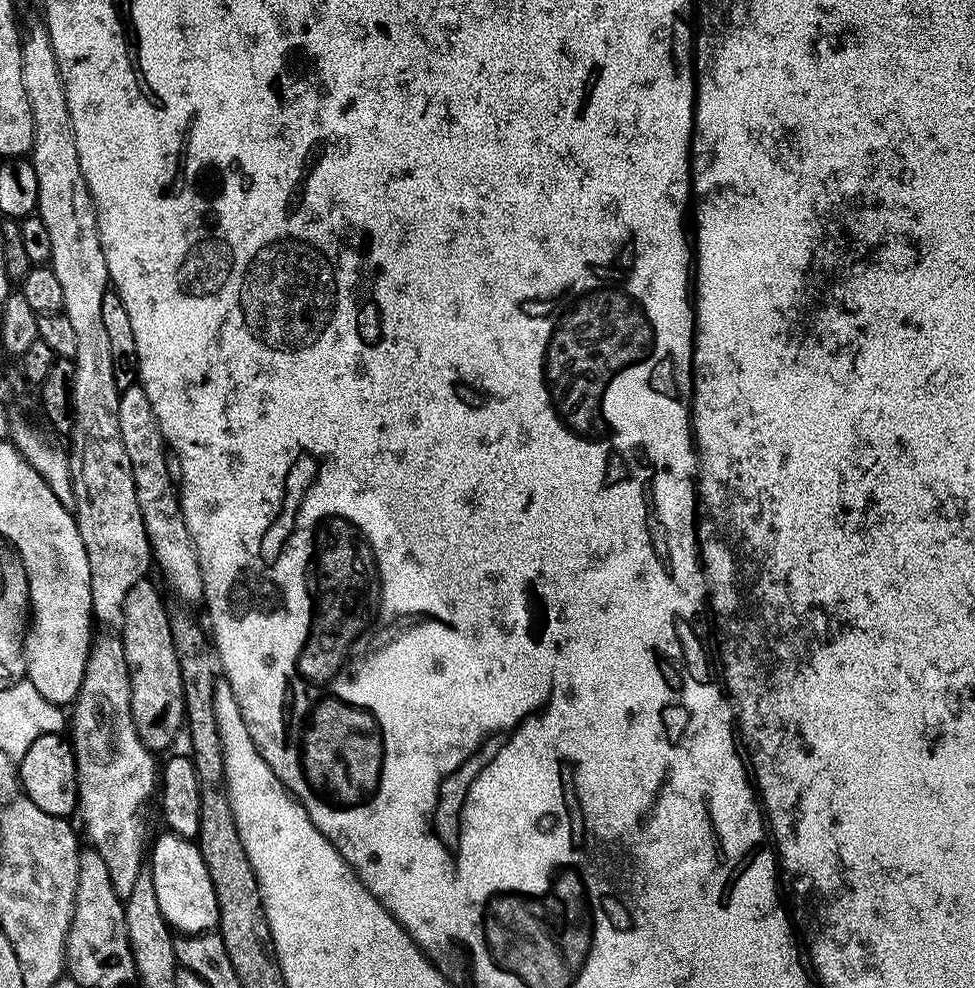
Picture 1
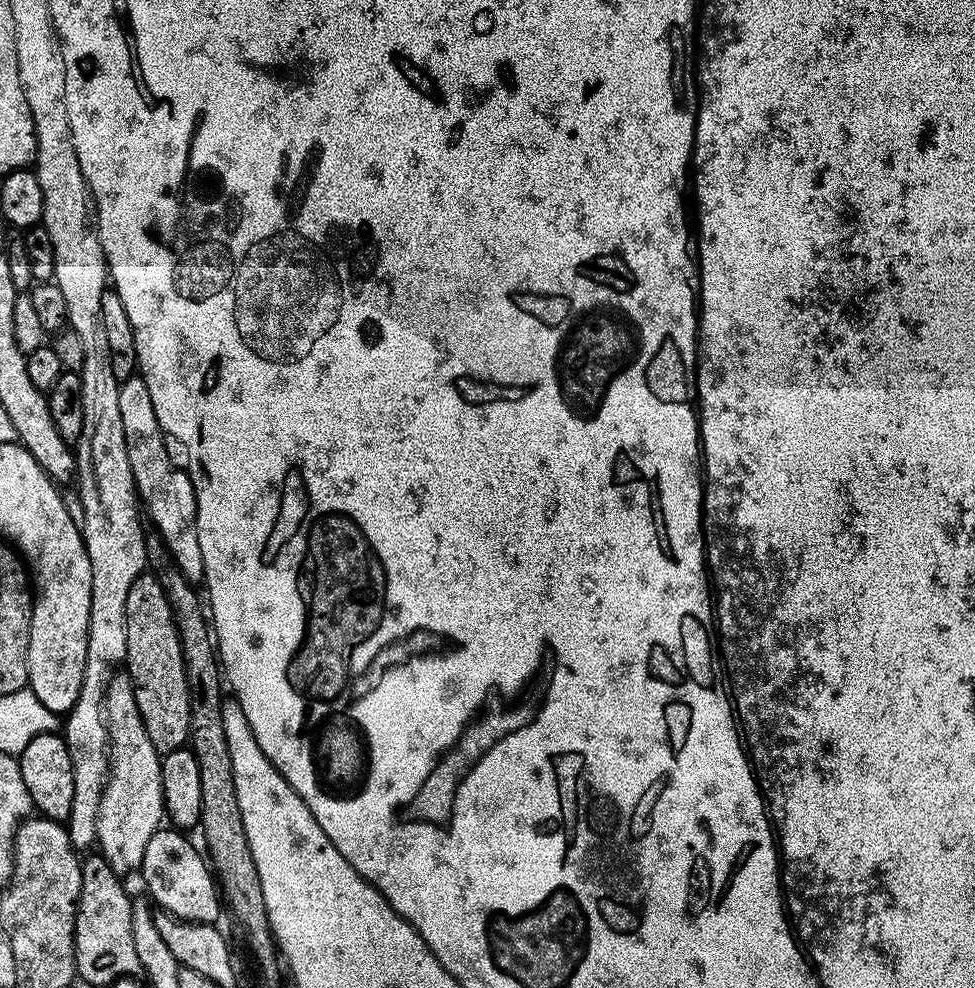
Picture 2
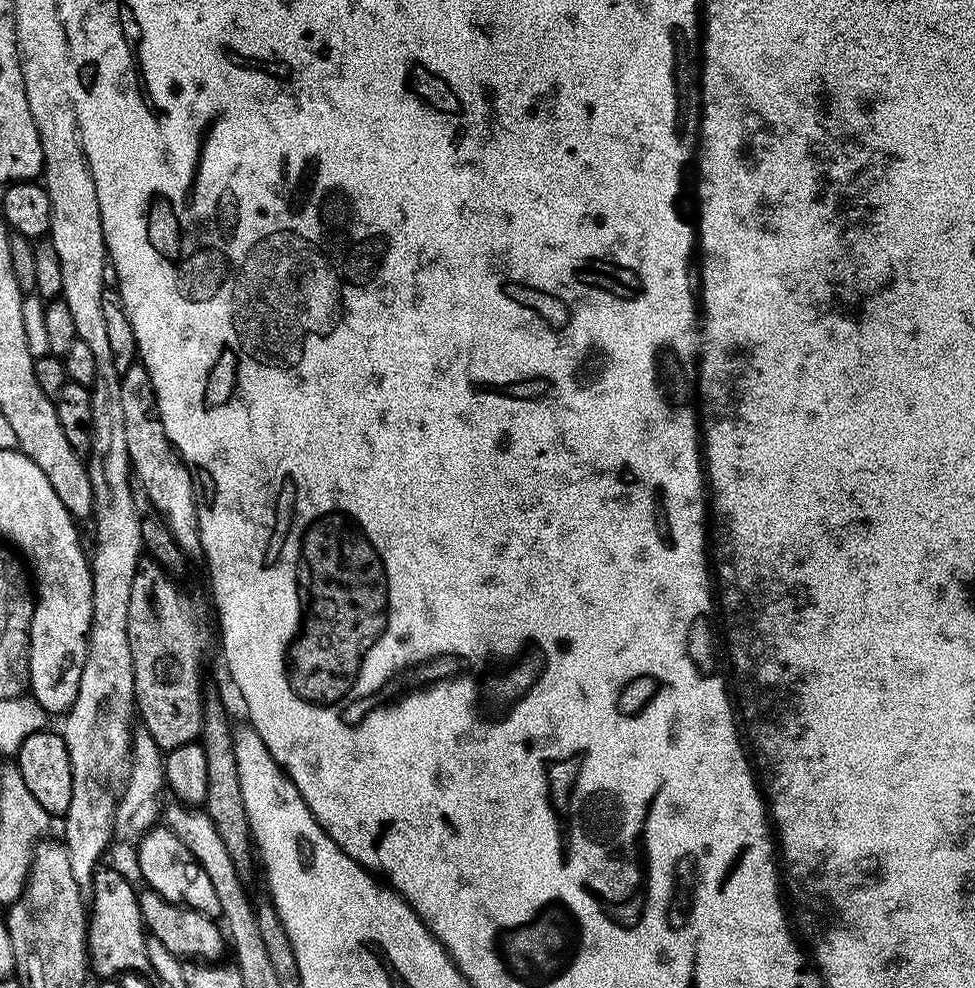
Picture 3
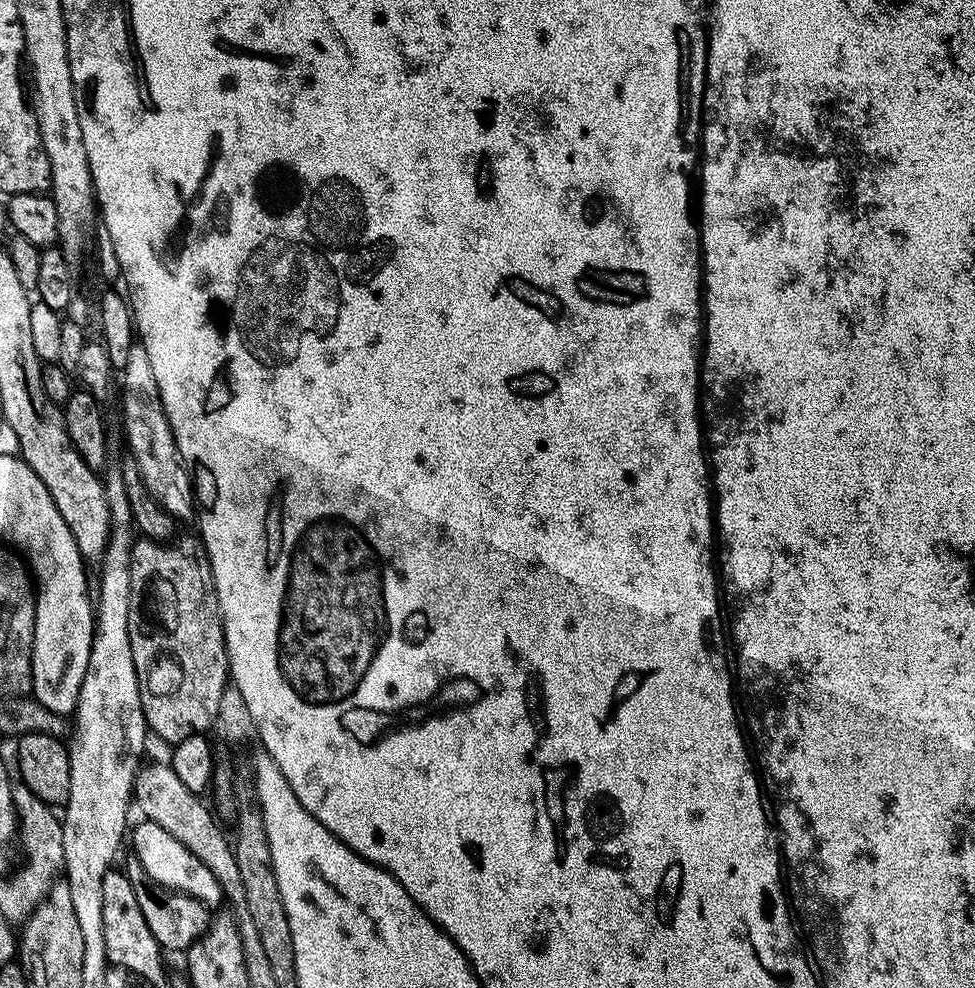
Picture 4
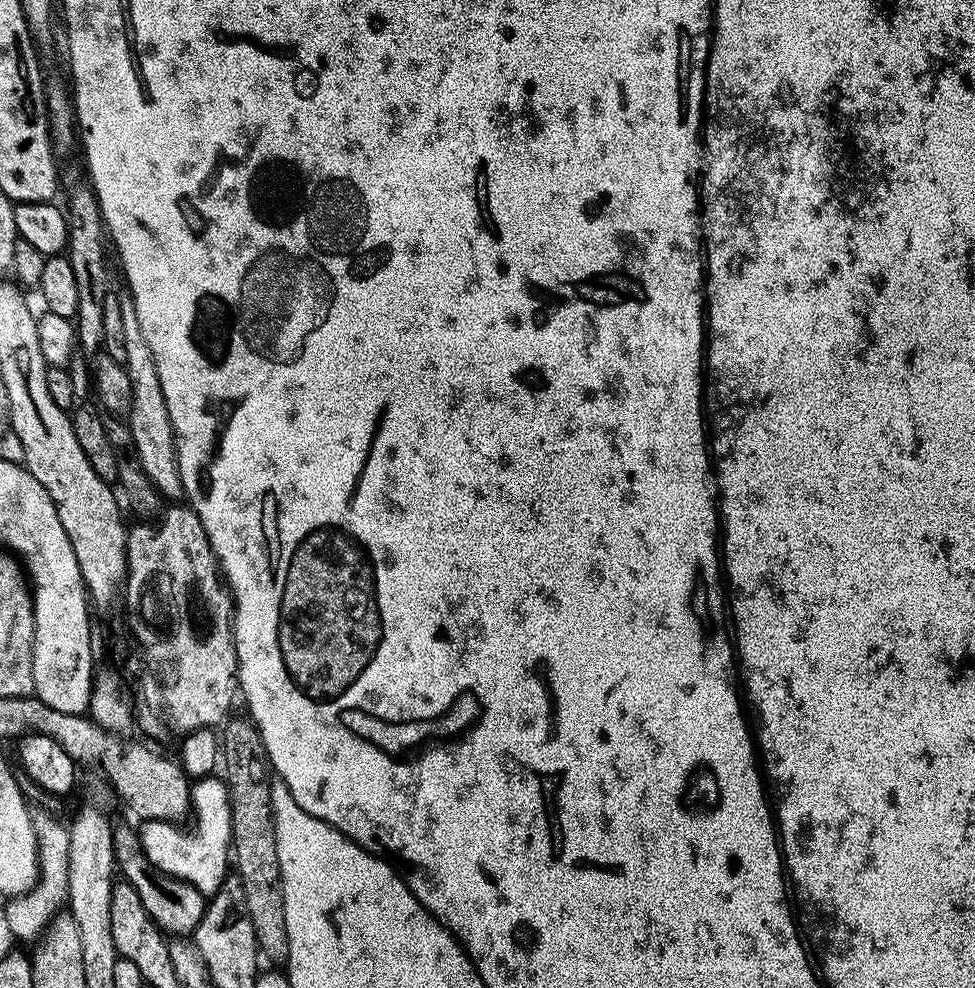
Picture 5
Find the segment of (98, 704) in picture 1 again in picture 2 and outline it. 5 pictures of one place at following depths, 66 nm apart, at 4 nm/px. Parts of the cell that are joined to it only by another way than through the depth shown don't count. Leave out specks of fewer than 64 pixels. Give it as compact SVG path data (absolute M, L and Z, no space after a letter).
M120 670L113 675L104 692L104 719L108 725L108 746L110 749L110 767L108 780L104 784L104 793L98 806L98 822L96 823L96 844L99 855L110 862L116 872L127 874L139 869L142 858L146 854L146 846L150 838L159 832L166 820L164 811L164 795L162 794L161 753L154 750L154 742L150 742L150 734L146 734L146 726L142 726L142 718L138 714L138 702L134 702L132 680L127 671Z

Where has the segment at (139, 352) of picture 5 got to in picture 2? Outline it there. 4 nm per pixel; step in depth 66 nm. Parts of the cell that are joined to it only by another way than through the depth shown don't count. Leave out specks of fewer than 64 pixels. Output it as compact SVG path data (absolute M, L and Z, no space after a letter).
M139 374L129 380L119 381L118 410L122 410L122 434L126 434L126 454L130 457L130 470L134 474L139 503L152 519L151 527L162 538L166 550L178 570L193 586L204 579L202 546L198 546L196 529L196 495L192 478L183 467L172 465L168 453L169 441L154 414L154 402L150 402L150 390Z

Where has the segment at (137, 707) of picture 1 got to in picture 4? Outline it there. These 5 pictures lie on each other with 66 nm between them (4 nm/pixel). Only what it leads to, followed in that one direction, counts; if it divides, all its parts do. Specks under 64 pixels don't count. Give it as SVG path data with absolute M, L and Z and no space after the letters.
M180 536L165 543L140 538L133 543L130 554L130 650L134 654L148 731L153 737L165 740L168 746L207 733L207 728L217 723L219 702L224 688L230 684L224 619L220 617L212 567L203 540L192 536Z

